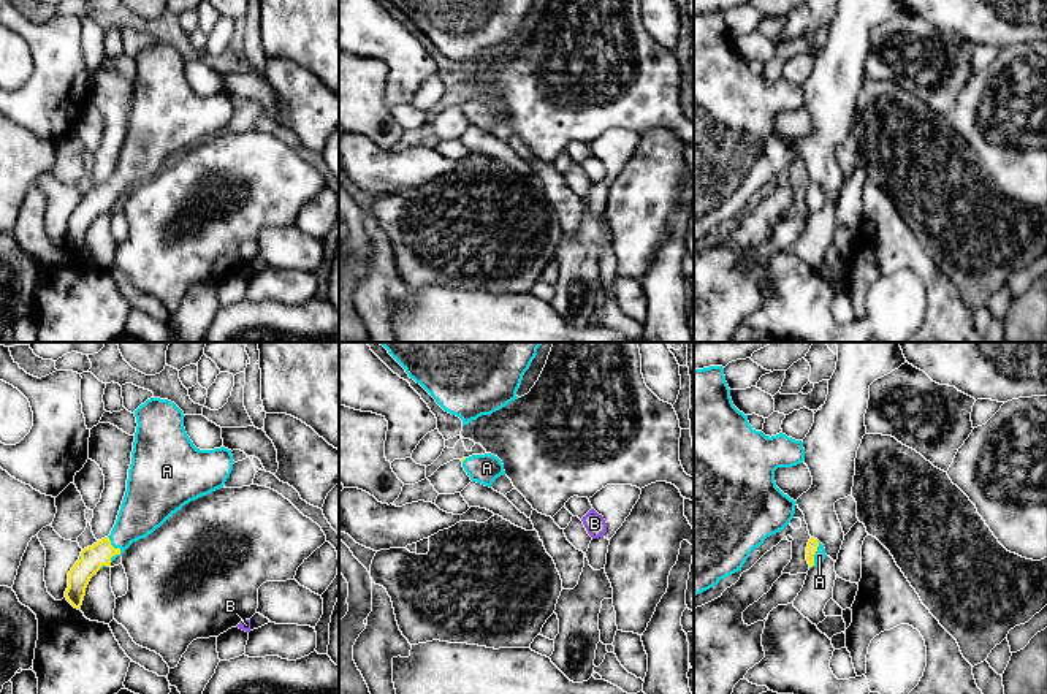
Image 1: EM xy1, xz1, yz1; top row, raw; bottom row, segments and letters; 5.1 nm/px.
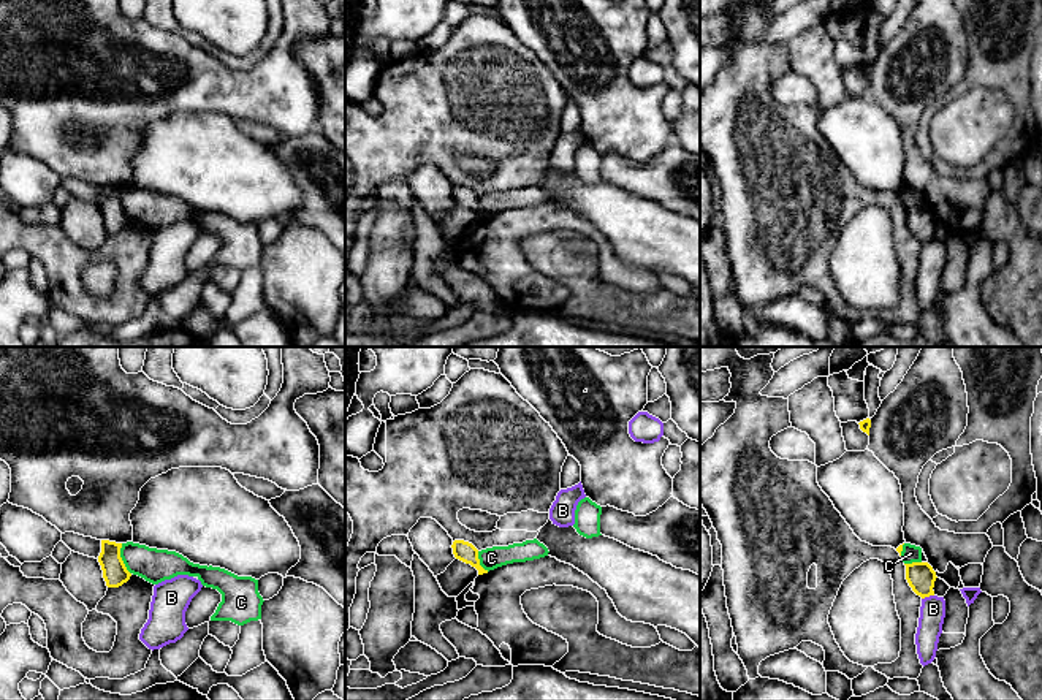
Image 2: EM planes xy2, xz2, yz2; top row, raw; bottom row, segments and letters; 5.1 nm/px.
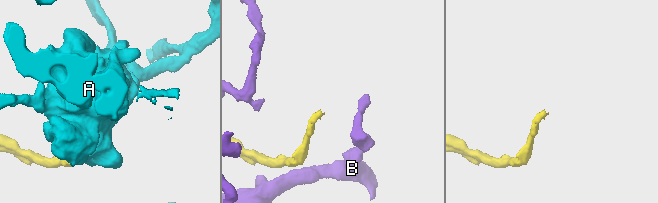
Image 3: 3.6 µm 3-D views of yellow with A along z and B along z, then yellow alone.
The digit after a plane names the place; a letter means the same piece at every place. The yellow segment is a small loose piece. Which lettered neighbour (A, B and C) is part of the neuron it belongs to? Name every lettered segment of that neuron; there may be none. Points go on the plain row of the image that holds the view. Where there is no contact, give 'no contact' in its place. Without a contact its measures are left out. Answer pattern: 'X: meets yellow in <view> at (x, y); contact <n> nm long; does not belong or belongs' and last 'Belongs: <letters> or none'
A: meets yellow in xy1 at (118, 194); contact 140 nm long; belongs
B: meets yellow in yz2 at (927, 241); contact 70 nm long; does not belong
C: meets yellow in xy2 at (121, 205); contact 170 nm long; does not belong
Belongs: A

